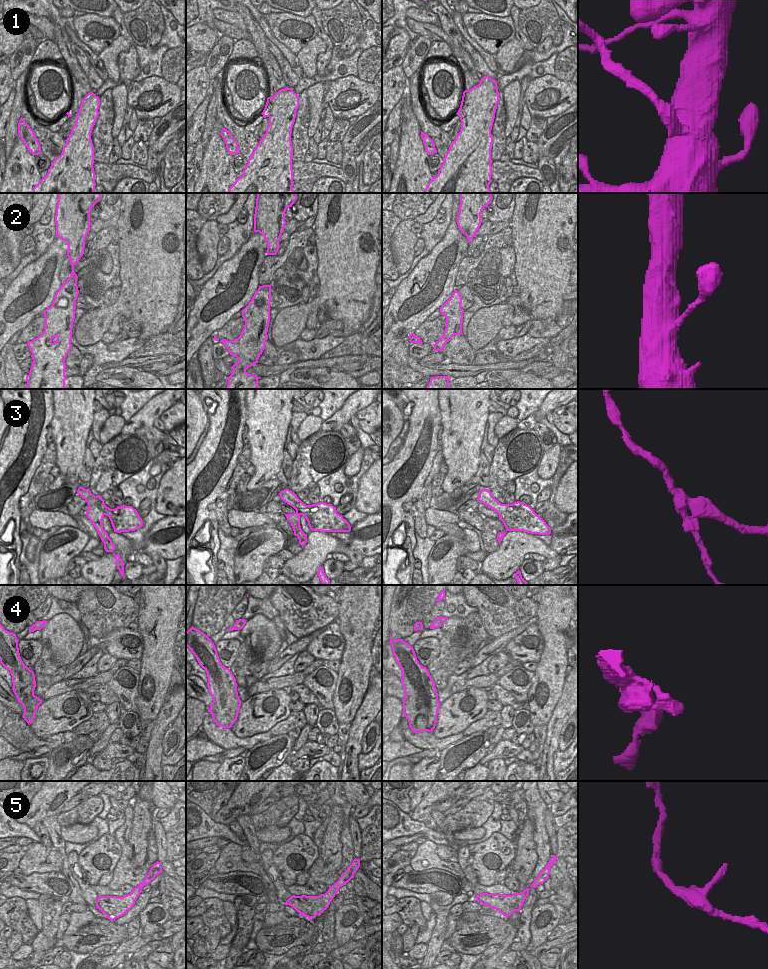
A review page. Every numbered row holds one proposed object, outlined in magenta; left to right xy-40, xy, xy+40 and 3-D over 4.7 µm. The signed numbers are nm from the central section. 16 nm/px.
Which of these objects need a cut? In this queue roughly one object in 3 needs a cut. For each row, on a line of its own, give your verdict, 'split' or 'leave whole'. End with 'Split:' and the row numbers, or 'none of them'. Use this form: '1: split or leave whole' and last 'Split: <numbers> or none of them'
1: split
2: leave whole
3: split
4: leave whole
5: leave whole
Split: 1, 3

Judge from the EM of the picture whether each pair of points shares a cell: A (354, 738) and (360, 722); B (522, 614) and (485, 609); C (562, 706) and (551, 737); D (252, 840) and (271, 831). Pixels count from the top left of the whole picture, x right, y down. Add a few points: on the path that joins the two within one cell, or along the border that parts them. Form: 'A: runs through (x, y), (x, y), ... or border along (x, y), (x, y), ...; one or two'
A: runs through (355, 734), (358, 726); one
B: runs through (513, 613), (501, 613), (494, 609); one
C: runs through (561, 714), (553, 729); one
D: border along (255, 831), (255, 835), (260, 841); two

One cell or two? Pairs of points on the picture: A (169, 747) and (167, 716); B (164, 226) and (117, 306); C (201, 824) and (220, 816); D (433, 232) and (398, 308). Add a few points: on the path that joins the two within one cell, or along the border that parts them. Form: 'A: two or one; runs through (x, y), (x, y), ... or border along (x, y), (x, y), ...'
A: two; border along (171, 723), (163, 737), (162, 750)
B: one; runs through (150, 246), (150, 273), (137, 286)
C: two; border along (211, 816), (215, 821), (228, 826)
D: two; border along (438, 242), (406, 276)

